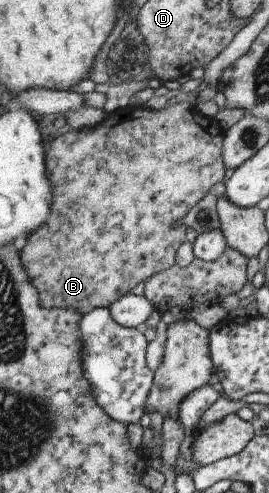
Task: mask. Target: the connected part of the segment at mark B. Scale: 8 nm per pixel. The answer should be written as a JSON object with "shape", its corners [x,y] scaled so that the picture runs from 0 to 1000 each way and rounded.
{"shape":[[[673,205],[617,213],[599,221],[528,217],[428,217],[428,223],[398,233],[349,258],[249,264],[219,272],[186,302],[164,314],[164,339],[171,355],[186,361],[190,410],[186,428],[164,452],[86,491],[74,507],[74,527],[108,560],[108,568],[141,592],[141,615],[171,627],[216,627],[271,623],[301,639],[327,635],[346,625],[401,623],[450,598],[487,588],[494,580],[539,570],[561,558],[584,556],[651,535],[647,515],[665,497],[688,489],[688,465],[677,442],[777,389],[792,373],[807,373],[829,361],[840,341],[825,327],[829,262],[792,239],[758,237],[736,223],[732,211]]]}

